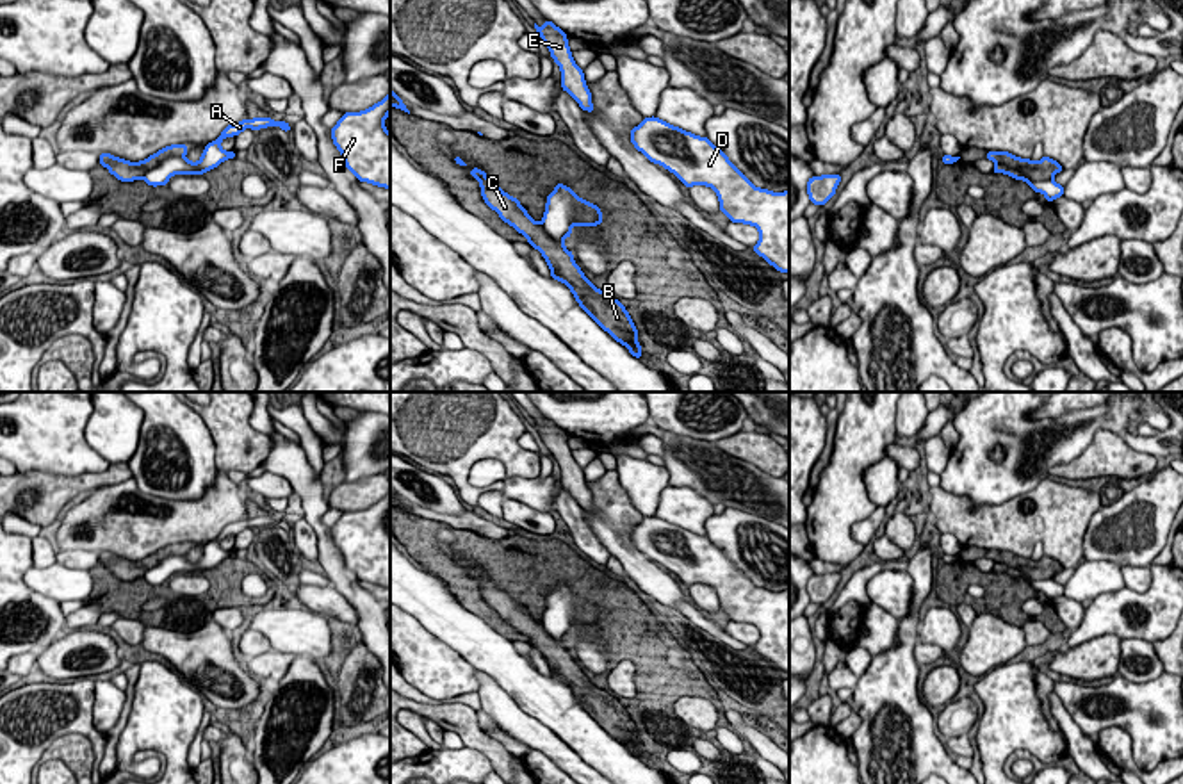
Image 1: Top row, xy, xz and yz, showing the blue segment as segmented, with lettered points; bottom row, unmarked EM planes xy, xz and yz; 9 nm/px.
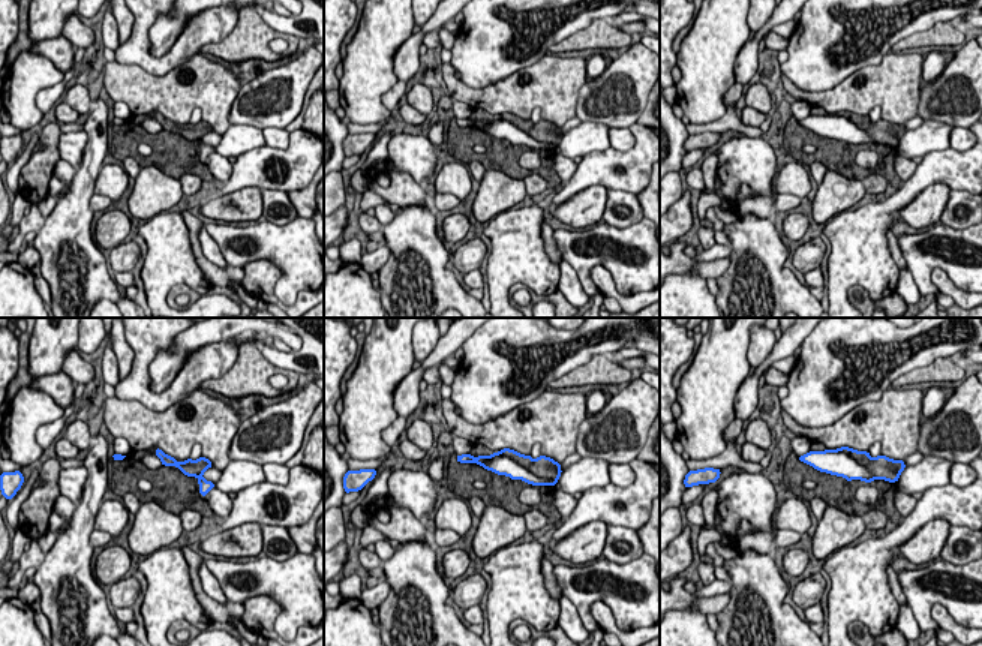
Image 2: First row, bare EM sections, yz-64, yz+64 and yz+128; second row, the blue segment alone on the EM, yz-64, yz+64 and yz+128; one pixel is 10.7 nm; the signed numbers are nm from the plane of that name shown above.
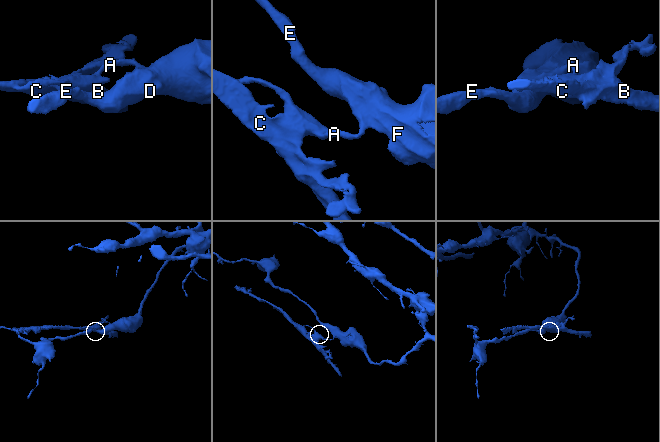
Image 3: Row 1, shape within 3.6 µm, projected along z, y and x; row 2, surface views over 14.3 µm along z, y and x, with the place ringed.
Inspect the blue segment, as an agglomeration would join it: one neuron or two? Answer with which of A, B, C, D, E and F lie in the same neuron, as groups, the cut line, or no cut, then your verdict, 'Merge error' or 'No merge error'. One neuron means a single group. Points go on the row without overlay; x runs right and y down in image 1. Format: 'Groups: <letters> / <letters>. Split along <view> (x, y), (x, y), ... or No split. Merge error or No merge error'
Groups: A D E F / B C. Split along yz (995, 560), (1016, 565), (1030, 578), (1052, 579). Merge error

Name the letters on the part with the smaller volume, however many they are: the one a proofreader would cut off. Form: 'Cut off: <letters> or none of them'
Cut off: B, C

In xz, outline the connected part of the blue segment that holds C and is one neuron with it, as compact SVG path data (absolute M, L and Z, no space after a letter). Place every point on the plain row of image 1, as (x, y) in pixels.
M472 567L472 577L479 581L485 602L499 613L499 617L526 634L527 643L542 652L551 668L551 675L565 682L574 693L579 706L593 716L593 720L608 731L616 741L625 745L629 752L641 759L641 745L638 743L638 729L625 706L597 688L574 659L574 652L547 634L542 622L536 622L520 600L501 590L485 570Z

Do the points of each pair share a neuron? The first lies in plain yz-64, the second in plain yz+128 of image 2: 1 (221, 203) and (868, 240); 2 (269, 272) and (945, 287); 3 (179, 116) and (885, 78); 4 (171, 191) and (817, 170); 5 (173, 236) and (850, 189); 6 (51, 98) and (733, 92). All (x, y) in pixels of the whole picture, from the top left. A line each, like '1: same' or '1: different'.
1: different
2: same
3: same
4: different
5: different
6: same

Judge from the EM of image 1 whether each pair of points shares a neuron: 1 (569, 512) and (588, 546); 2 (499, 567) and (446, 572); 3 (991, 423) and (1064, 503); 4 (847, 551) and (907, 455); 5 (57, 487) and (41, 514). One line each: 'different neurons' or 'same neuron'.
1: same neuron
2: same neuron
3: different neurons
4: different neurons
5: same neuron

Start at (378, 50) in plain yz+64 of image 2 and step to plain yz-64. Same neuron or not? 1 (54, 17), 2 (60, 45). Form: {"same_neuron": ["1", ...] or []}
{"same_neuron": ["1"]}

